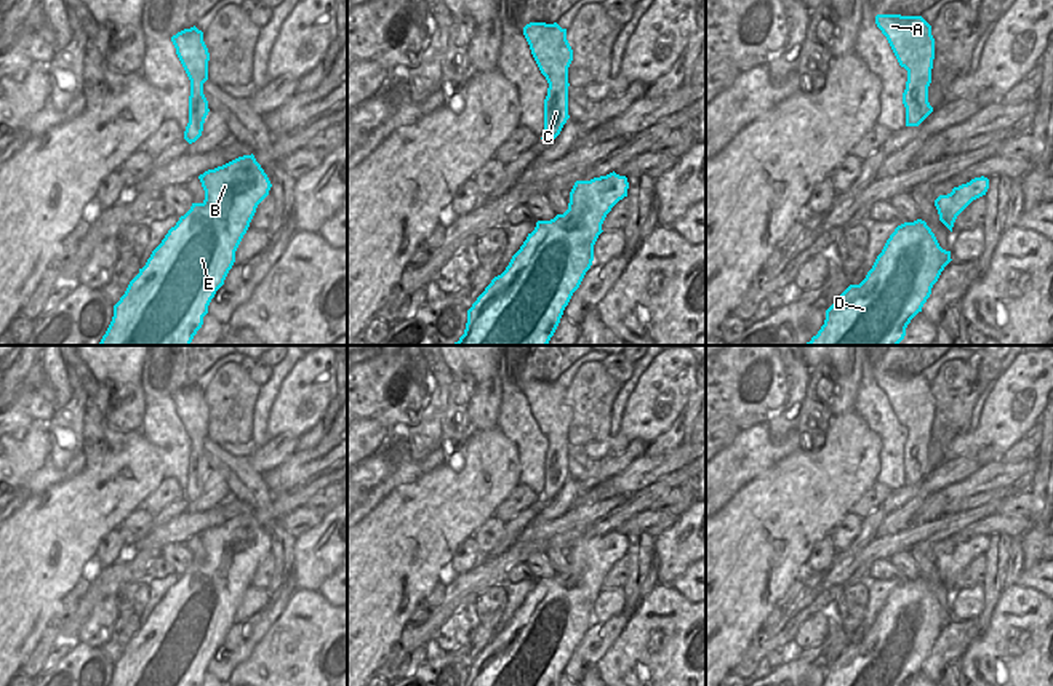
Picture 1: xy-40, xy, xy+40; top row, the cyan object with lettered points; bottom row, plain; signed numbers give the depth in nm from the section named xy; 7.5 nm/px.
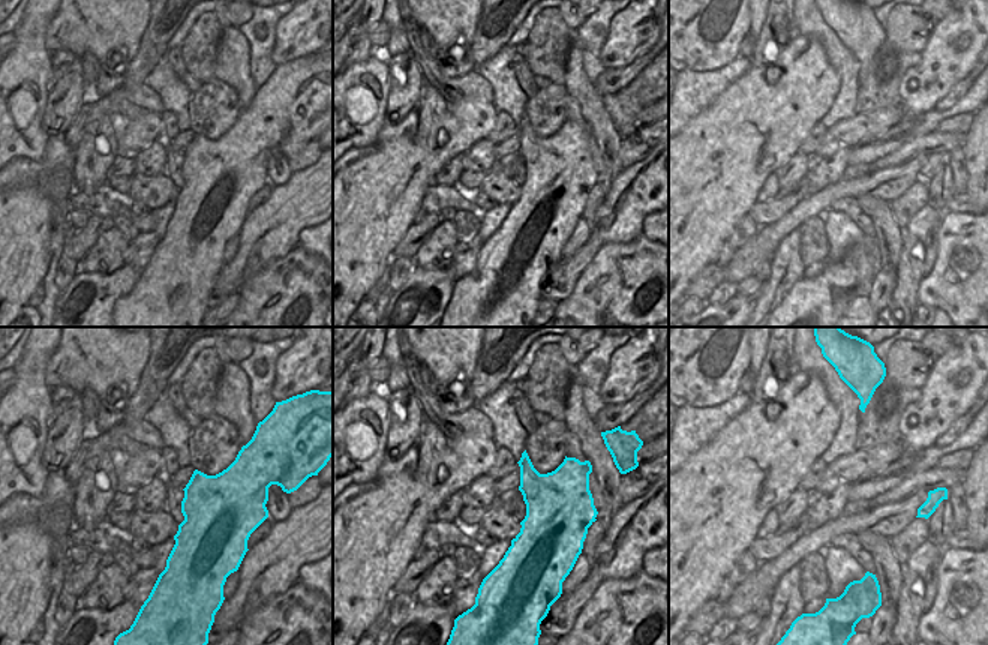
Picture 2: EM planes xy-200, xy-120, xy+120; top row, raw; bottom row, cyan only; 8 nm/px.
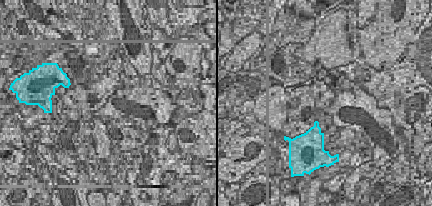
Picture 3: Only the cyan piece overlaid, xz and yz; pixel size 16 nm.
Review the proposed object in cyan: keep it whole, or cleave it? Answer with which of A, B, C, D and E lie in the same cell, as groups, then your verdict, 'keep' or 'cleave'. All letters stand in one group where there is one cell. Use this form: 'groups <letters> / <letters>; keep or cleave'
groups A B C D E; keep

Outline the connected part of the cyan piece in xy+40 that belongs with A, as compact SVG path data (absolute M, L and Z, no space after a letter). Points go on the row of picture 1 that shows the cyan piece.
M877 14L875 24L887 37L898 62L907 70L903 104L906 126L919 126L931 112L928 86L935 59L931 26L922 16Z

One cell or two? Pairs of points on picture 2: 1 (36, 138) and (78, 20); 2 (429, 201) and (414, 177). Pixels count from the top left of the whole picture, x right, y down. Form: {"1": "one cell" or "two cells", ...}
{"1": "two cells", "2": "two cells"}

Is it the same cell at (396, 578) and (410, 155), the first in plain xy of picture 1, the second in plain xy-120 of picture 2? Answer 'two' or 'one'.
one

